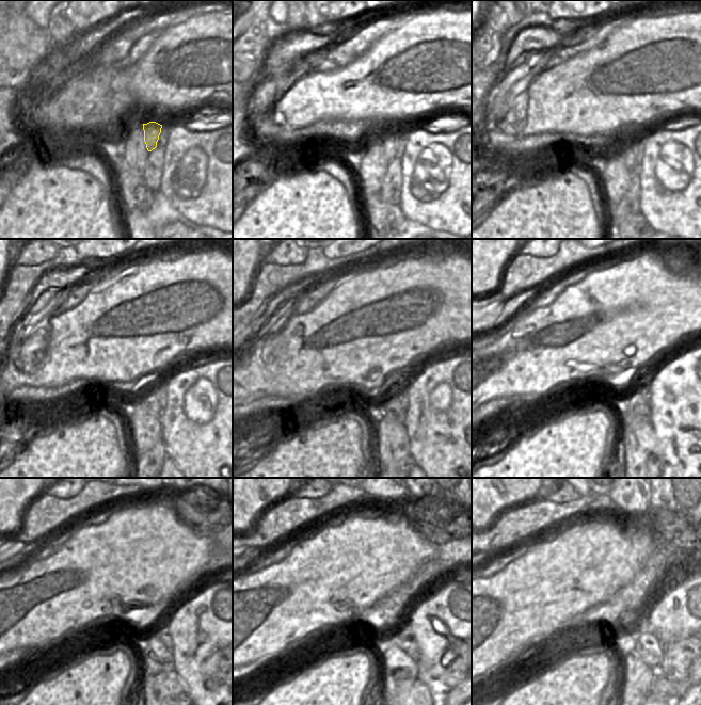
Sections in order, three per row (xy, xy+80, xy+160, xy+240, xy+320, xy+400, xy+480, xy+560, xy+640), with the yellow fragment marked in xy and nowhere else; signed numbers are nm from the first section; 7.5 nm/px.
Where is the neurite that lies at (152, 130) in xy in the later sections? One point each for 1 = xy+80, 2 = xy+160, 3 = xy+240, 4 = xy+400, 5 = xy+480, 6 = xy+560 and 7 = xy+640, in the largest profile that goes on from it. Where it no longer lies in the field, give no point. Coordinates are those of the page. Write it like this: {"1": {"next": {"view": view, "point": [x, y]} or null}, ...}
{"1": {"next": {"view": "xy+80", "point": [389, 142]}}, "2": {"next": {"view": "xy+160", "point": [627, 155]}}, "3": {"next": {"view": "xy+240", "point": [149, 400]}}, "4": {"next": {"view": "xy+400", "point": [635, 410]}}, "5": {"next": {"view": "xy+480", "point": [156, 658]}}, "6": {"next": {"view": "xy+560", "point": [399, 671]}}, "7": {"next": {"view": "xy+640", "point": [637, 678]}}}

